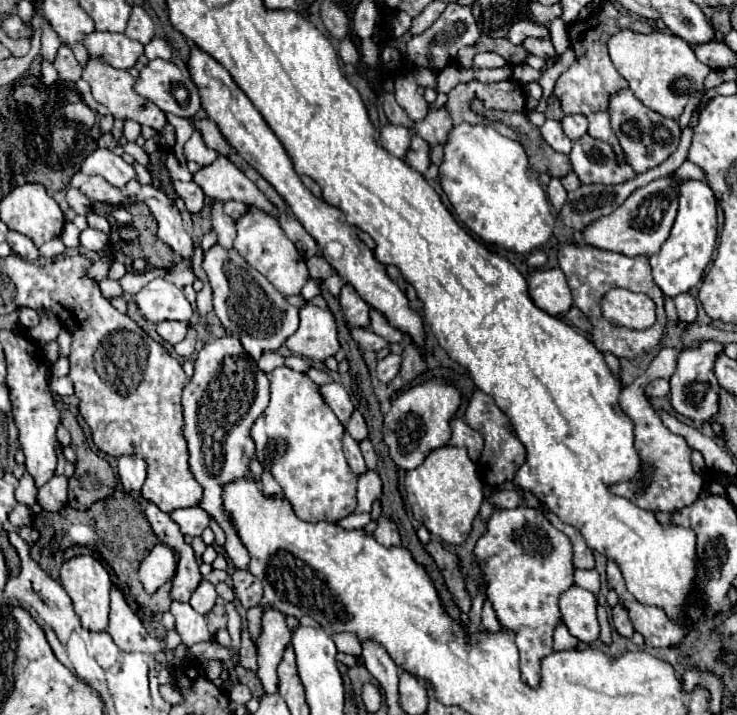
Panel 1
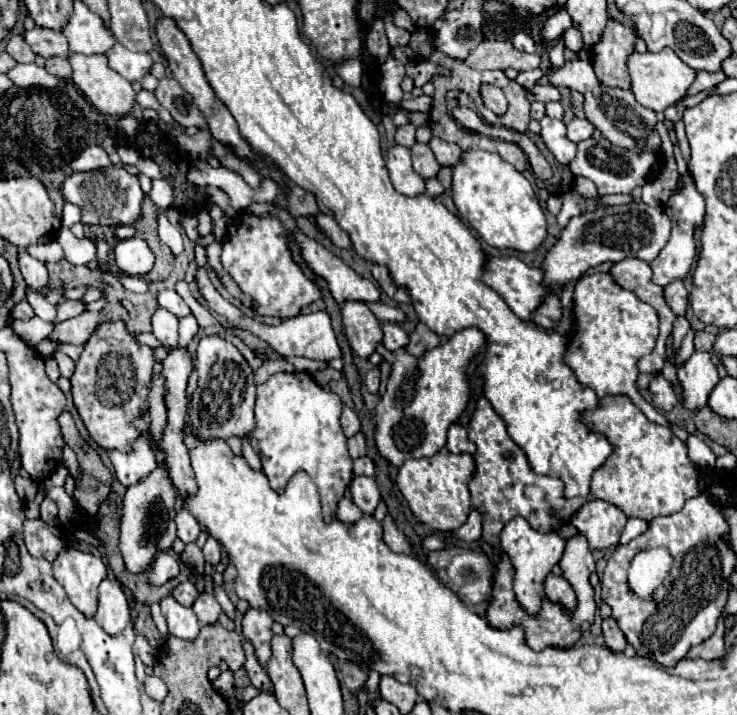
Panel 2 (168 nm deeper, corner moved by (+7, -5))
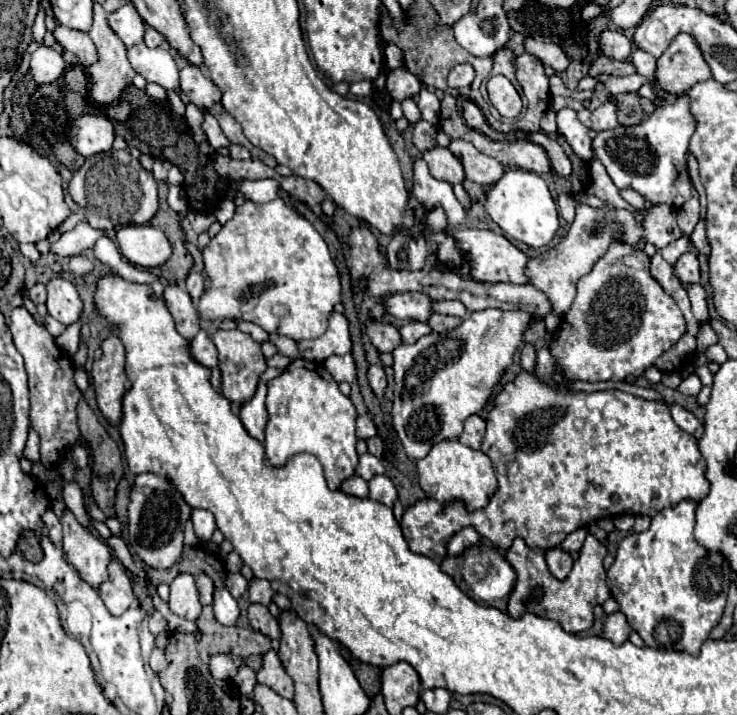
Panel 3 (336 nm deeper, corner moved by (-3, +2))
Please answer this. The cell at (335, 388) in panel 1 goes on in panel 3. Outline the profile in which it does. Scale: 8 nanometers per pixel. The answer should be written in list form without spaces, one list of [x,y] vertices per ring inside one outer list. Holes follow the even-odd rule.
[[[358,415],[358,419],[356,419],[356,435],[358,435],[358,439],[376,437],[376,425],[374,425],[370,415]]]

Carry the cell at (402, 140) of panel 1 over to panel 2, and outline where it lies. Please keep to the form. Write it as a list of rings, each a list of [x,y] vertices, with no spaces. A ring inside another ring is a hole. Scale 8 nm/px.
[[[394,146],[388,150],[386,166],[390,170],[392,184],[398,192],[416,196],[416,194],[426,194],[426,182],[414,172],[412,160],[410,160],[410,150],[404,146]]]

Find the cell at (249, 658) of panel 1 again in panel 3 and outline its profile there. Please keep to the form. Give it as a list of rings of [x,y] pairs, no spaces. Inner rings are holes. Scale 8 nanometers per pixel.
[[[272,649],[264,655],[264,665],[258,671],[258,683],[268,685],[270,689],[274,689],[276,693],[280,693],[286,699],[292,699],[292,695],[294,695],[294,683],[288,677],[288,673],[284,671],[284,667],[280,665],[276,651],[272,651]]]

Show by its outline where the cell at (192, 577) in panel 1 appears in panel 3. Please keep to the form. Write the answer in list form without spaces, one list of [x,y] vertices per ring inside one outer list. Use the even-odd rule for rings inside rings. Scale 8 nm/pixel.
[[[198,575],[196,589],[198,589],[198,595],[200,595],[200,603],[202,605],[210,605],[212,603],[212,593],[214,593],[212,579],[208,575]]]

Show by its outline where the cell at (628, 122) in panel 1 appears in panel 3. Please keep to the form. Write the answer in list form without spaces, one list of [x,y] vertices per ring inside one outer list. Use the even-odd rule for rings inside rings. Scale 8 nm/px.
[[[634,91],[618,93],[618,95],[608,95],[606,101],[616,101],[618,103],[618,121],[620,125],[636,125],[642,123],[648,117],[648,111],[642,107],[642,97]]]

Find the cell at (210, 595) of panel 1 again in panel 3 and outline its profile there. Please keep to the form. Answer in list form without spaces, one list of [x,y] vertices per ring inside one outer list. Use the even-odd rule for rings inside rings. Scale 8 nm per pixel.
[[[216,589],[214,591],[214,615],[216,619],[222,623],[222,625],[234,625],[238,615],[240,615],[240,609],[238,609],[238,603],[236,599],[230,595],[228,589]]]

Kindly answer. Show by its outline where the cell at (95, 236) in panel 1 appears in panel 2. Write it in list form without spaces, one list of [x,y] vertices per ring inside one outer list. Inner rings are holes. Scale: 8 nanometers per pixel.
[[[68,228],[60,230],[58,244],[64,248],[64,258],[74,266],[84,266],[96,258],[96,244],[88,238],[78,240]]]

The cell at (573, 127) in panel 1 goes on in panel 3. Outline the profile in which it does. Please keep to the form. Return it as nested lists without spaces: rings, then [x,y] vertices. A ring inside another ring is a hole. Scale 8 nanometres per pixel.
[[[604,103],[596,111],[592,111],[592,129],[594,131],[604,131],[604,129],[614,129],[618,127],[616,119],[616,103]]]

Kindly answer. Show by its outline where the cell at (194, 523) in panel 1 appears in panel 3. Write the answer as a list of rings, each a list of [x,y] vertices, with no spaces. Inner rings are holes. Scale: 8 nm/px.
[[[192,509],[192,523],[194,523],[194,531],[196,531],[196,537],[204,543],[204,541],[210,541],[214,529],[216,529],[216,523],[214,523],[214,515],[210,511],[204,511],[204,509]]]

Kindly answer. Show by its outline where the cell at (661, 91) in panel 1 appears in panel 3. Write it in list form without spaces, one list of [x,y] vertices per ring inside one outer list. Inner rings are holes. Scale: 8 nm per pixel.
[[[686,33],[676,35],[656,61],[658,85],[670,95],[690,91],[696,83],[708,81],[710,77],[710,67],[704,61],[696,41],[692,41]]]

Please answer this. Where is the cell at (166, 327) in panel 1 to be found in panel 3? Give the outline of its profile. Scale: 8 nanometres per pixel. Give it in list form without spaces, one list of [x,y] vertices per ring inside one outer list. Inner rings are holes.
[[[166,285],[164,301],[166,301],[166,307],[168,307],[170,315],[174,317],[176,331],[184,339],[192,339],[200,331],[200,327],[198,327],[198,313],[196,313],[188,293],[182,287]]]

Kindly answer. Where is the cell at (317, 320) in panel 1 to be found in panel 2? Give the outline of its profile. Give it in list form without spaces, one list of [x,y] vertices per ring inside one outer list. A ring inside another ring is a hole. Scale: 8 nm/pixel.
[[[198,268],[196,272],[196,280],[200,282],[200,292],[202,296],[208,300],[210,308],[214,312],[218,312],[220,316],[224,316],[232,326],[236,328],[242,328],[242,330],[248,330],[256,336],[260,336],[264,342],[268,342],[268,346],[272,346],[280,356],[304,356],[304,358],[310,358],[310,360],[332,360],[332,358],[340,358],[340,346],[336,342],[336,334],[332,330],[332,324],[330,324],[330,316],[326,312],[312,312],[312,314],[302,314],[302,316],[296,316],[296,318],[290,318],[282,324],[276,324],[276,326],[270,326],[270,324],[262,324],[254,318],[250,318],[248,314],[244,314],[232,300],[224,298],[216,286],[210,282],[208,278],[208,270],[206,268]]]

